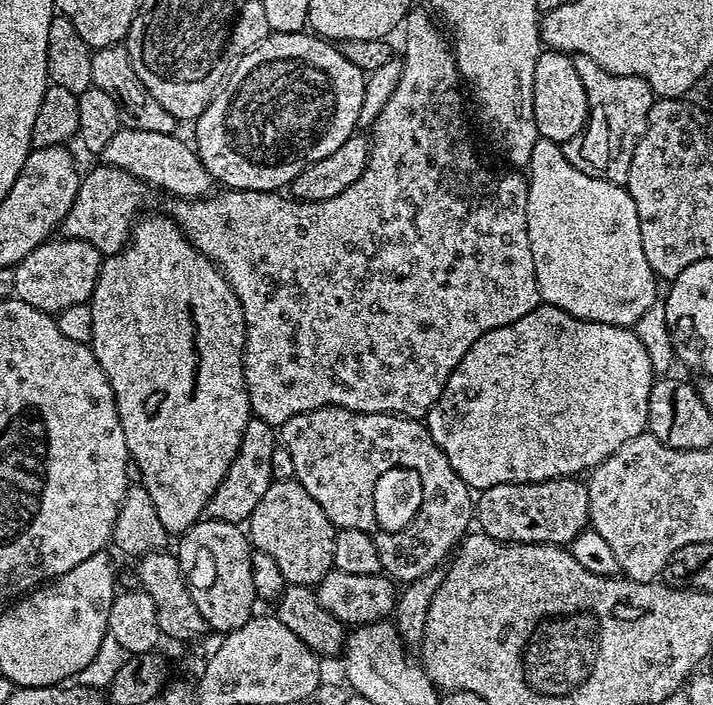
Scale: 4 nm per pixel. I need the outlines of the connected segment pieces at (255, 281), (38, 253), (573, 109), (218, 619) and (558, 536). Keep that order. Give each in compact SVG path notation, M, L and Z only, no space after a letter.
M413 6L404 16L404 69L401 81L370 127L372 153L362 178L358 178L354 186L342 190L338 198L326 198L322 202L297 200L279 191L216 190L196 199L173 199L173 204L166 208L167 215L183 230L185 238L223 272L226 282L230 282L242 306L244 381L248 401L252 407L252 416L267 424L279 426L294 418L294 414L318 410L322 406L338 406L351 412L366 414L409 416L411 420L423 421L428 411L438 402L450 374L454 374L454 366L462 362L462 354L466 354L466 350L470 350L470 346L474 346L474 342L478 342L482 334L498 330L502 326L510 326L510 322L518 322L518 318L530 314L530 310L534 310L542 302L538 278L534 274L534 254L530 250L526 218L528 177L520 170L495 172L476 157L472 140L468 137L468 124L464 121L464 100L460 97L462 81L460 72L456 69L453 45L444 41L443 34L436 29L437 21L433 13L425 8Z
M49 238L39 244L22 262L13 268L15 299L26 302L26 306L34 306L34 310L42 310L55 314L66 310L69 306L89 303L94 294L94 286L98 282L98 274L102 257L90 242L70 240L67 238Z
M551 50L541 51L538 58L538 66L534 66L534 122L536 123L536 130L540 136L545 136L553 140L555 144L561 146L568 143L570 138L574 138L580 131L584 129L584 123L588 120L588 99L586 98L586 90L582 90L582 78L578 78L578 70L574 70L574 62L572 56L567 52L554 52Z
M201 518L194 526L190 526L179 537L180 552L178 559L180 569L184 575L184 581L188 584L190 598L194 598L194 606L202 610L202 618L206 618L209 629L213 633L227 634L238 630L246 621L252 619L254 609L258 604L256 591L254 590L254 578L252 577L252 554L253 547L246 535L245 529L239 524L230 522L218 522Z
M580 478L543 480L533 484L503 484L483 489L474 500L474 520L479 531L490 538L514 544L571 545L580 532L589 527L588 485Z

